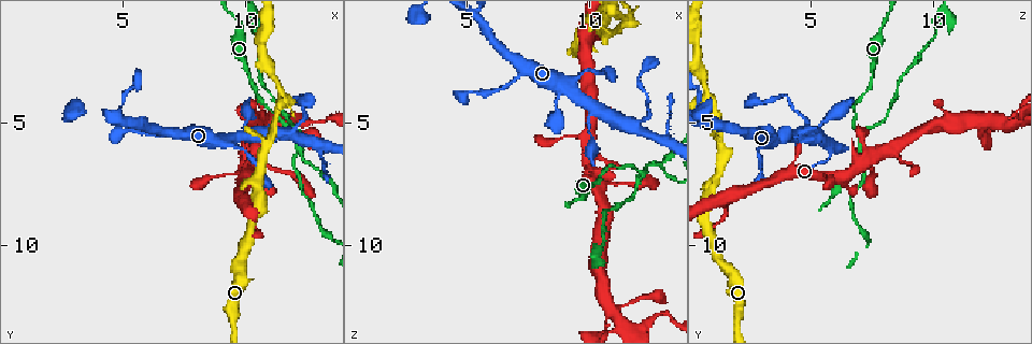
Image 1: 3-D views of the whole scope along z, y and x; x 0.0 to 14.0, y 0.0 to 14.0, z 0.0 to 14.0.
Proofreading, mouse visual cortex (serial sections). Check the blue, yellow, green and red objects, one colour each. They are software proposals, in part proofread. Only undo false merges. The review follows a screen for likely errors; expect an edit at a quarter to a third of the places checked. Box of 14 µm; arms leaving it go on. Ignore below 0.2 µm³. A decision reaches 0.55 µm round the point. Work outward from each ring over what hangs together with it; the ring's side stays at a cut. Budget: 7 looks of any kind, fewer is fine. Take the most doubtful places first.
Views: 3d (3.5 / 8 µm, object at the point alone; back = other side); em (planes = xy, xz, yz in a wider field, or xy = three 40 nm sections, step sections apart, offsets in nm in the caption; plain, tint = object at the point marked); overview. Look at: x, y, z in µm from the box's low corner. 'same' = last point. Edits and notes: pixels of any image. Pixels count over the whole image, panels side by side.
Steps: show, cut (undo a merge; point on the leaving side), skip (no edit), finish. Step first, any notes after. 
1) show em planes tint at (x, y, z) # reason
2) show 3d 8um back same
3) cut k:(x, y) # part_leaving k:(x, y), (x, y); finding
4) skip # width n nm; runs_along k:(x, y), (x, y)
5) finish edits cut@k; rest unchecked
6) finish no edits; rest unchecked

show 3d 8um at (12.0, 5.5, 6.9) # four or more arms meet

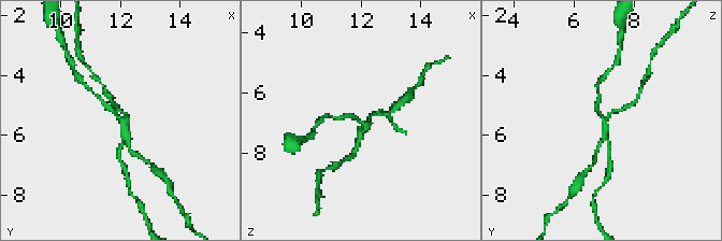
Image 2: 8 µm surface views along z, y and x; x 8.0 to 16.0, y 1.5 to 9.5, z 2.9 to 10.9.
show em xy step 2 tint at (12.1, 5.5, 7.1) # arms 4; arm_widths 150, 150, 200, 200 nm

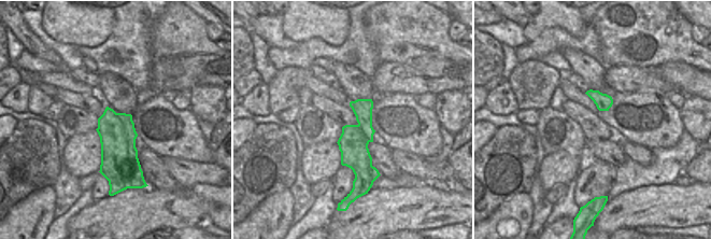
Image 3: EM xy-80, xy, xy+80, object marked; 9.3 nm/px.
cut 2:(133, 153) # part_leaving 2:(125, 117), (109, 97); two cells meet here

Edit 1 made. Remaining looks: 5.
show 3d 3.5um at (11.9, 5.3, 5.0) # three arms meet

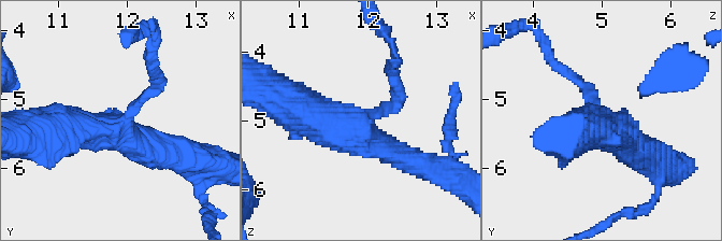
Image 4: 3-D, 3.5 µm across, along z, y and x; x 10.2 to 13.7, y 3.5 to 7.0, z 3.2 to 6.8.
show em planes tint at (11.90, 5.35, 5.00) # arms 3; arm_widths 150, 350, 600 nm; shape alone is not enough

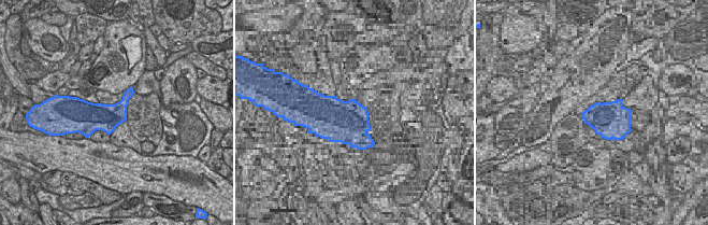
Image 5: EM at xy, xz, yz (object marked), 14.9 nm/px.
skip # runs_along 4:(287, 102), (340, 132), (412, 160); continuous, no second cell

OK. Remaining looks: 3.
show 3d 8um at (11.2, 5.1, 12.4) # looks like a crossing

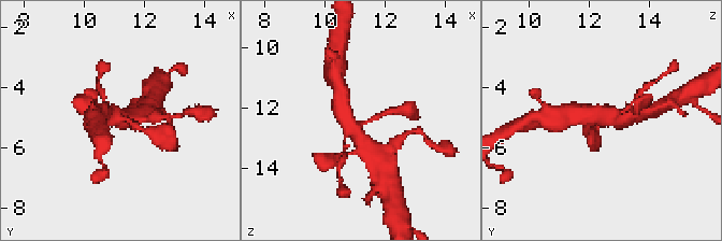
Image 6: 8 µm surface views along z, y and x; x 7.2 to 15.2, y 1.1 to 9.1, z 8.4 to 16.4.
show em planes tint at (11.2, 5.0, 12.4)

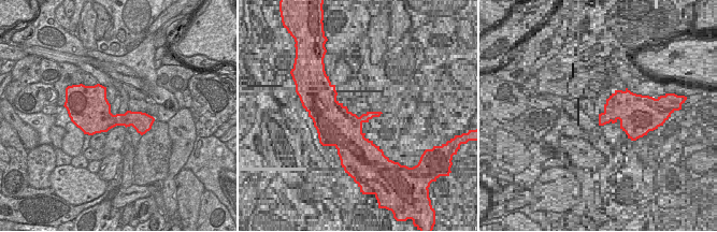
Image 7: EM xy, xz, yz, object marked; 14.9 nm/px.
skip # arm_widths 150, 200, 500, 500 nm; all the same cell

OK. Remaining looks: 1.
finish edits cut@2; rest unchecked

